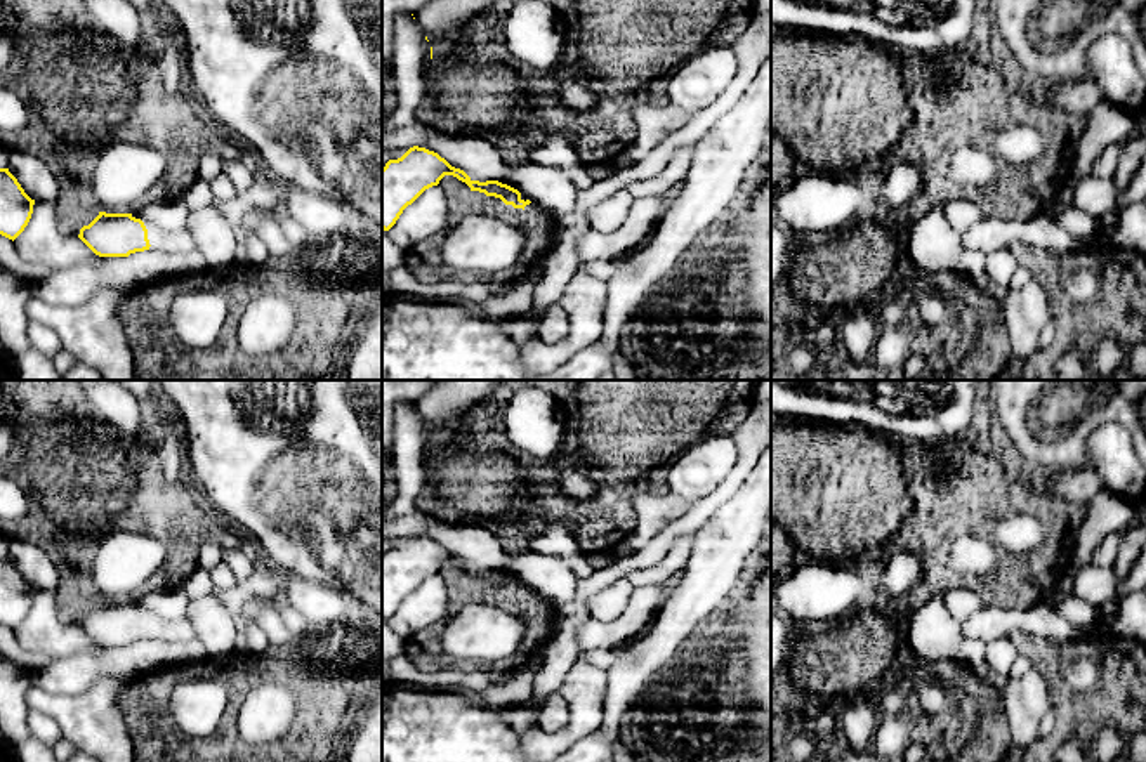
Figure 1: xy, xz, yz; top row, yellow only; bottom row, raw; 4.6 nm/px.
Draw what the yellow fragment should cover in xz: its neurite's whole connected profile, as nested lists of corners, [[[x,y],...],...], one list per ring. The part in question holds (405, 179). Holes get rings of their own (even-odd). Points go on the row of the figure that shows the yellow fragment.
[[[413,146],[401,158],[389,160],[382,168],[382,229],[389,231],[403,210],[425,189],[438,186],[445,175],[453,175],[465,182],[471,191],[500,198],[514,208],[533,210],[547,219],[554,219],[550,208],[531,203],[517,189],[498,181],[472,181],[464,170],[451,167],[438,153]]]

